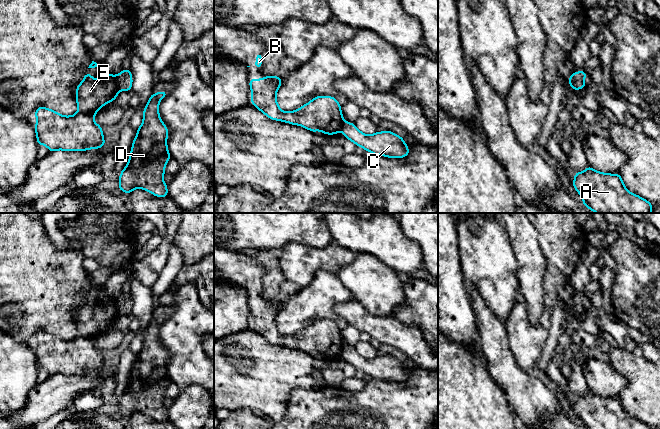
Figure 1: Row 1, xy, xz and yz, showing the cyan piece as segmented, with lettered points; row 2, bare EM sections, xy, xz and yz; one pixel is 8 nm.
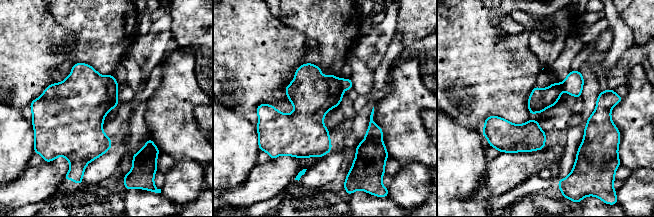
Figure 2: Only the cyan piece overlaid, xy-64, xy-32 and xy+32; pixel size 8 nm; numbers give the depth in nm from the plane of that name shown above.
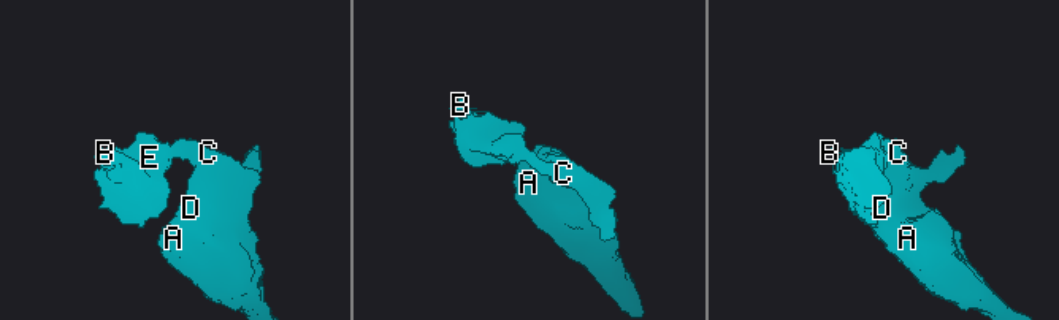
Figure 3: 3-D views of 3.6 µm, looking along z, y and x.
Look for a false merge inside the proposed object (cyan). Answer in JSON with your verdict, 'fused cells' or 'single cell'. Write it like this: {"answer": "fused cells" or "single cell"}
{"answer": "fused cells"}

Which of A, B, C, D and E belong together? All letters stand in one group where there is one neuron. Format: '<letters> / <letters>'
A C D / B E

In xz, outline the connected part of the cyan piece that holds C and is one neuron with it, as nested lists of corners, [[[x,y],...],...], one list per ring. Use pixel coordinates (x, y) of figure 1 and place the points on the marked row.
[[[344,121],[342,132],[346,139],[374,155],[402,158],[410,154],[404,139],[389,130],[366,135],[359,131],[355,124]]]

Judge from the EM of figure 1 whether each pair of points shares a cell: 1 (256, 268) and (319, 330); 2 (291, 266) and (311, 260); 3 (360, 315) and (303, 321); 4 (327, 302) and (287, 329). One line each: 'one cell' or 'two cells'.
1: one cell
2: one cell
3: two cells
4: one cell

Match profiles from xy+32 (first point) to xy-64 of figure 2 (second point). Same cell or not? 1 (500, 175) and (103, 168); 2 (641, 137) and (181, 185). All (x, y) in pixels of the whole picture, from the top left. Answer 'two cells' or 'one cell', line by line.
1: two cells
2: two cells

